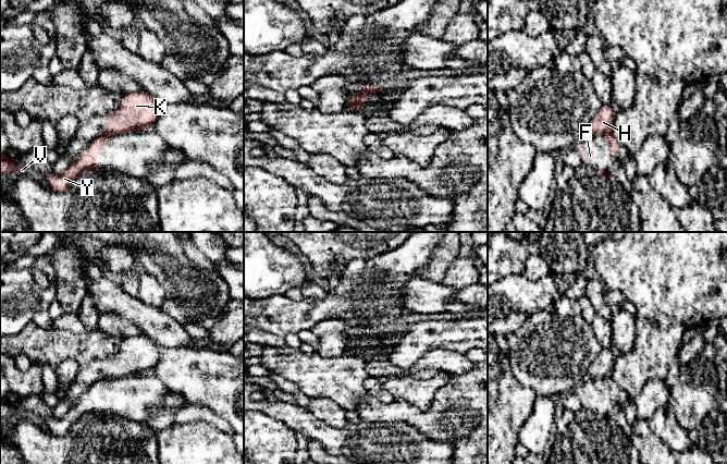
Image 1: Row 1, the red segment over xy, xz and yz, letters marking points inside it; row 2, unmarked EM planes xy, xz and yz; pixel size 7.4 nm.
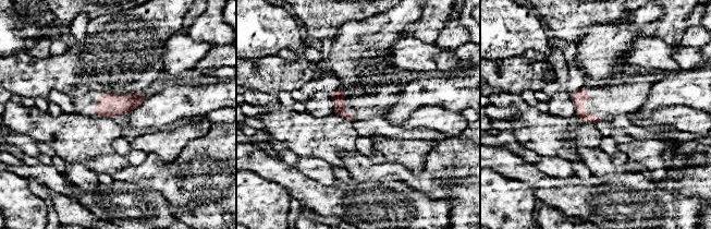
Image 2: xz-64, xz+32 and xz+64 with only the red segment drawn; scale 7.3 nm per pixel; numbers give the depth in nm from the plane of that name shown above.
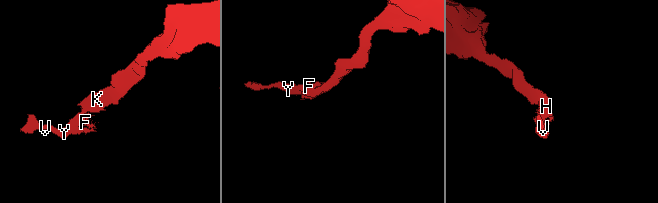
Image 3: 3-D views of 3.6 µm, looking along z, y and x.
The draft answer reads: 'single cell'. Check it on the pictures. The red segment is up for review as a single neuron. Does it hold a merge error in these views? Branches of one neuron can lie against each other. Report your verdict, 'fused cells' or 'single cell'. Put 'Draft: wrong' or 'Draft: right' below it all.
fused cells
Draft: wrong

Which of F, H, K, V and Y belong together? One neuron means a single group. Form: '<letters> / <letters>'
F V Y / H K

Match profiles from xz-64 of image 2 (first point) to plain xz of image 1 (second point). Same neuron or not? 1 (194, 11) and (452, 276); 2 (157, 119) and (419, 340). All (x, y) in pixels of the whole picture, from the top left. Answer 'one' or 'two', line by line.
1: two
2: one

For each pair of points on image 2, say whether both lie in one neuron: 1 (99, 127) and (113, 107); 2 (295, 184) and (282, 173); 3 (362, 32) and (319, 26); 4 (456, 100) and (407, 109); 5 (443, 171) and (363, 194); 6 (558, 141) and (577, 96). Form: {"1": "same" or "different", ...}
{"1": "different", "2": "same", "3": "different", "4": "same", "5": "different", "6": "different"}

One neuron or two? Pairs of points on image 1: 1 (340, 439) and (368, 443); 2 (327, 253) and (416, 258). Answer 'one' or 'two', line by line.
1: one
2: two

